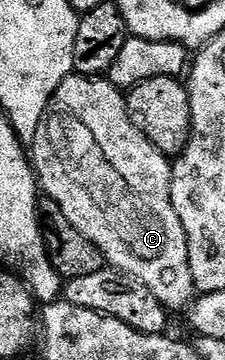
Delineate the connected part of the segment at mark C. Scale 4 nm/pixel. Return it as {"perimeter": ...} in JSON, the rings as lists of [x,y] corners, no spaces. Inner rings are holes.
{"perimeter":[[[79,74],[67,76],[62,82],[62,86],[58,86],[58,90],[52,95],[52,103],[48,104],[43,114],[42,122],[39,123],[38,132],[34,139],[30,141],[30,160],[41,191],[55,202],[59,209],[62,210],[62,214],[66,215],[66,220],[84,238],[89,238],[90,242],[98,246],[99,252],[104,256],[105,263],[113,271],[119,272],[121,275],[136,281],[141,287],[147,289],[148,292],[154,295],[157,302],[164,305],[165,309],[173,310],[172,308],[181,308],[181,310],[184,310],[191,305],[194,297],[197,295],[197,290],[192,281],[192,275],[190,274],[190,258],[188,257],[186,230],[182,226],[182,218],[178,218],[178,210],[174,210],[174,206],[172,205],[172,195],[170,194],[170,186],[172,185],[172,160],[165,156],[163,152],[159,152],[132,125],[132,120],[128,116],[126,107],[126,96],[121,89],[112,87],[112,83],[107,78],[93,78]]]}

